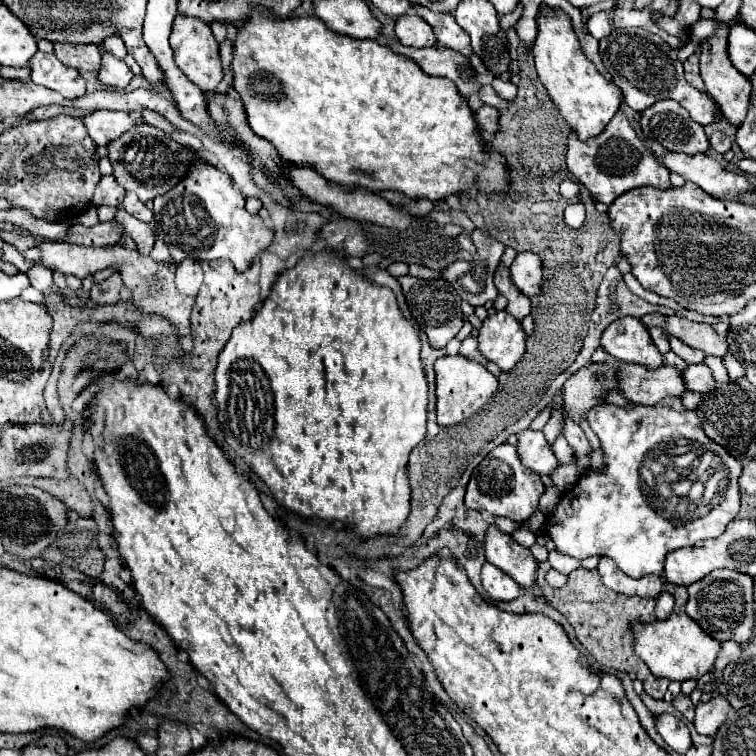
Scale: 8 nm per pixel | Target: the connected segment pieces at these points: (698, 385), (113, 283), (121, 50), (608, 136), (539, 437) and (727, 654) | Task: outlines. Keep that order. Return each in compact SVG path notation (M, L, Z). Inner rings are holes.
M692 364L682 372L682 376L686 380L686 388L692 392L706 394L716 386L716 380L706 364Z
M110 276L100 284L94 284L90 290L90 298L96 304L116 304L118 302L118 292L122 286L122 278L120 276Z
M112 34L112 36L108 36L108 38L104 40L104 48L106 48L108 52L120 56L120 58L126 56L126 46L124 46L124 40L122 40L120 34Z
M618 110L618 114L598 136L592 136L584 142L572 130L568 136L566 166L572 178L590 192L592 202L602 202L606 206L610 206L622 192L628 192L630 188L638 188L638 186L670 188L668 170L644 146L644 140L632 128L632 124L628 122L622 110Z
M526 430L518 434L518 454L524 466L540 476L552 476L558 468L558 458L552 452L552 446L546 442L542 432Z
M730 640L730 642L724 642L724 644L722 644L722 650L720 650L720 654L718 654L718 660L714 662L714 668L716 668L716 670L724 670L726 664L736 662L740 654L742 654L742 644L736 644L736 642L732 642L732 640Z

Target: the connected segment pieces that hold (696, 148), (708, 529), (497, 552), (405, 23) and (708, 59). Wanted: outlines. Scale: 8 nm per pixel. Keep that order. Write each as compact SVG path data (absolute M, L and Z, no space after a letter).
M662 100L642 112L640 128L646 138L660 142L670 152L698 154L708 150L704 128L690 120L688 112L674 100Z
M666 398L656 406L618 408L606 404L592 408L588 422L600 438L604 468L600 472L588 472L572 490L564 492L554 516L548 518L548 534L558 552L578 560L608 556L626 576L642 578L648 574L662 576L666 554L720 536L740 510L738 478L742 466L704 434L700 422L692 420L698 420L696 412L686 410L678 398Z
M494 524L484 534L486 560L510 574L522 588L532 588L536 582L536 560L532 552L520 546L510 534L500 532Z
M404 14L396 22L396 36L404 46L414 46L414 48L426 48L434 46L436 38L432 28L416 14Z
M728 26L720 28L714 38L704 42L702 54L700 54L700 74L702 74L702 80L706 84L708 94L718 104L724 120L728 124L732 124L734 128L738 128L746 118L746 110L748 110L748 102L750 102L750 80L746 76L742 76L730 64L730 58L726 56L726 36L728 36Z

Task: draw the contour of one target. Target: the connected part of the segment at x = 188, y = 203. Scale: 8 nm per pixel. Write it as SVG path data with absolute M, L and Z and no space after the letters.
M202 158L192 160L188 174L170 192L154 198L156 236L168 246L176 262L180 262L180 252L194 260L226 258L236 266L236 272L246 272L254 258L272 244L274 230L244 206L246 198L226 172Z

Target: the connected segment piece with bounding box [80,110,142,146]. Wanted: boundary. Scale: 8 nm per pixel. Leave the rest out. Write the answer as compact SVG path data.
M96 110L92 114L86 114L80 120L86 126L88 136L98 146L106 146L108 140L118 138L122 132L142 122L142 118L132 118L130 112L112 112L112 110Z

